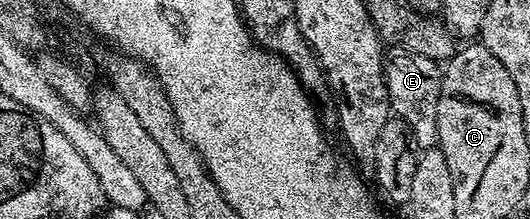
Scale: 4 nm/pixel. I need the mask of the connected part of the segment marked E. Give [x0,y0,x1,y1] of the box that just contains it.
[384,47,442,150]

